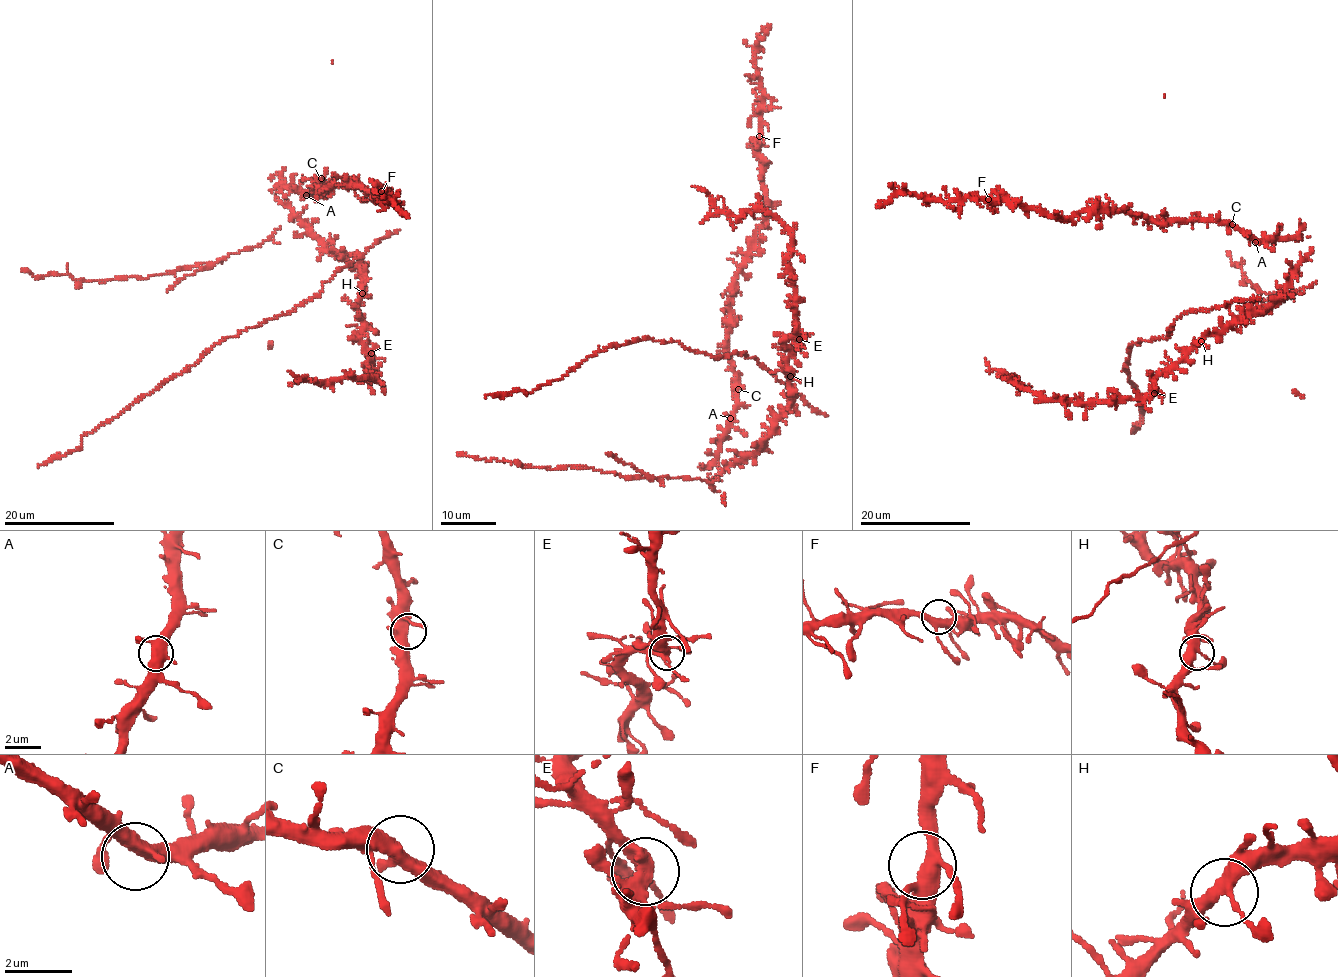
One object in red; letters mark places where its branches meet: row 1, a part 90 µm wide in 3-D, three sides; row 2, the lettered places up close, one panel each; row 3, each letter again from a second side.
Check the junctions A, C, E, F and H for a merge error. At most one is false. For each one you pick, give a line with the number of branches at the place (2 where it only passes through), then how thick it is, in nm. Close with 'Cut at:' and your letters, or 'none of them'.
Cut at: none of them

